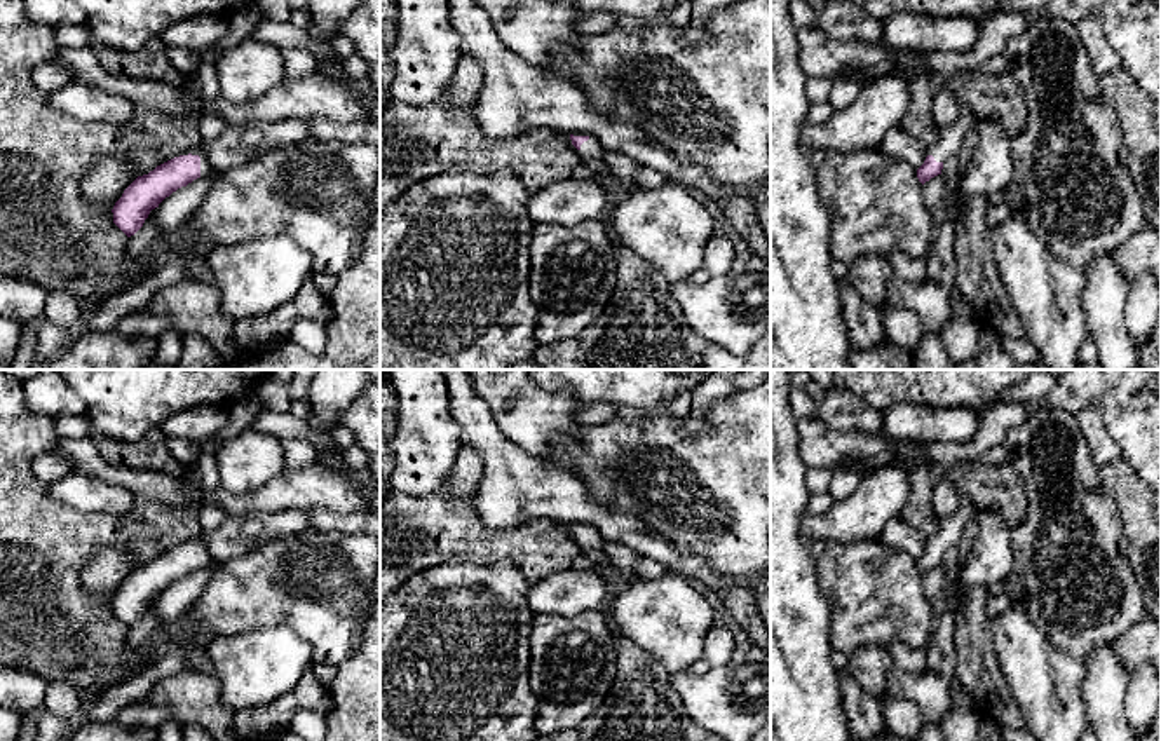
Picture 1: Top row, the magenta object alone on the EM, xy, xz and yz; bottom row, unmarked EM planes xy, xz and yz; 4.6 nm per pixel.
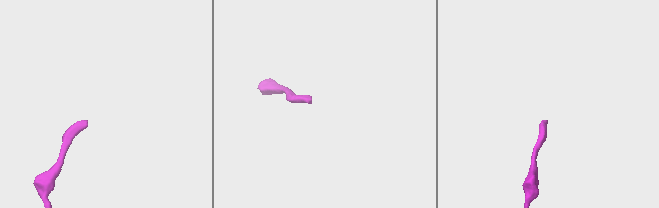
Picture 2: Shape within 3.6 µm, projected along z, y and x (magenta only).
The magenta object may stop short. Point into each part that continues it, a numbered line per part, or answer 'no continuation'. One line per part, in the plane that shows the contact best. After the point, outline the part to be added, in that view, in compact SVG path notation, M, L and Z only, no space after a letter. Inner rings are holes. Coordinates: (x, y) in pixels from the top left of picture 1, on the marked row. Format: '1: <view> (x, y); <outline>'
1: xy (204, 166); M202 143L199 146L195 146L190 153L200 157L200 176L206 176L206 174L209 174L213 171L209 162L207 162L207 157L206 157L206 152L202 148Z

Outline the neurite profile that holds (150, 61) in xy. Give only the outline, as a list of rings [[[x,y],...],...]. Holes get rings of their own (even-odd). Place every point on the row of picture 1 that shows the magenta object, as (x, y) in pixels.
[[[160,37],[152,38],[138,51],[113,51],[89,40],[89,49],[99,65],[112,75],[131,77],[138,80],[155,80],[169,87],[181,87],[187,77],[173,68],[167,58],[167,47]]]

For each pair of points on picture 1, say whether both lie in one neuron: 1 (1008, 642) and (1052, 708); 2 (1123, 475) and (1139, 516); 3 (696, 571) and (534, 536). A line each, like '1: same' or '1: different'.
1: same
2: same
3: different

